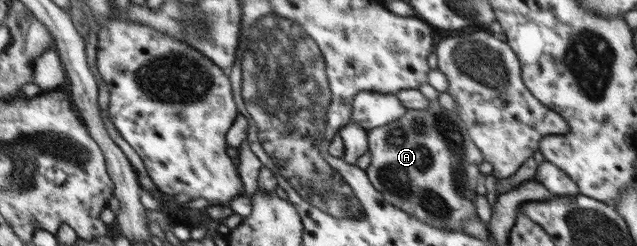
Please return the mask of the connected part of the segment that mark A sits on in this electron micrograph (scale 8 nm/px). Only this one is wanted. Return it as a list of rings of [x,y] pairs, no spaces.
[[[431,100],[430,105],[426,109],[407,109],[406,113],[402,114],[396,121],[383,125],[382,127],[375,127],[374,129],[367,131],[367,140],[369,145],[369,154],[371,157],[370,165],[365,169],[371,184],[383,195],[383,199],[388,203],[398,207],[402,211],[409,213],[416,219],[437,227],[438,229],[450,229],[450,230],[462,230],[462,224],[466,219],[476,217],[476,206],[474,205],[474,199],[476,199],[476,185],[478,185],[478,179],[480,179],[480,165],[485,161],[483,153],[476,147],[476,144],[472,141],[469,135],[466,124],[460,119],[460,116],[456,112],[447,110],[441,106],[438,100]]]

